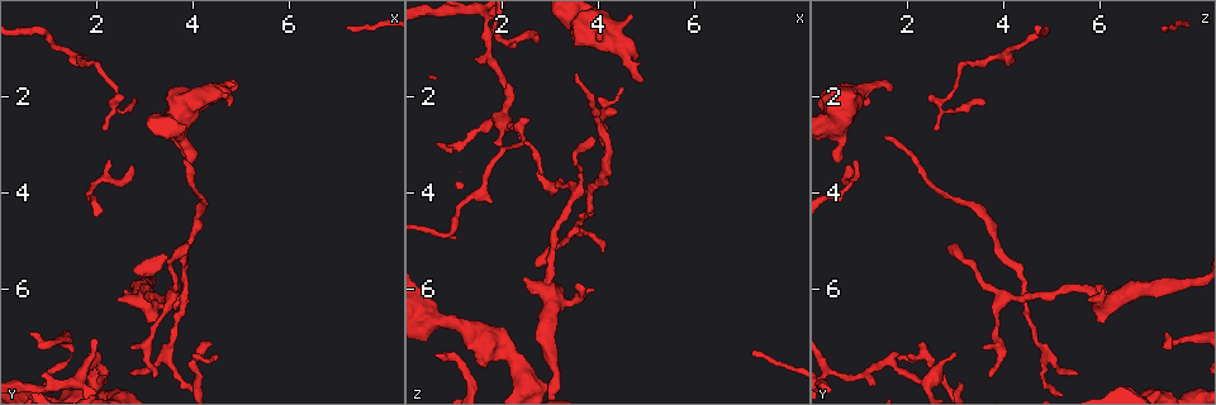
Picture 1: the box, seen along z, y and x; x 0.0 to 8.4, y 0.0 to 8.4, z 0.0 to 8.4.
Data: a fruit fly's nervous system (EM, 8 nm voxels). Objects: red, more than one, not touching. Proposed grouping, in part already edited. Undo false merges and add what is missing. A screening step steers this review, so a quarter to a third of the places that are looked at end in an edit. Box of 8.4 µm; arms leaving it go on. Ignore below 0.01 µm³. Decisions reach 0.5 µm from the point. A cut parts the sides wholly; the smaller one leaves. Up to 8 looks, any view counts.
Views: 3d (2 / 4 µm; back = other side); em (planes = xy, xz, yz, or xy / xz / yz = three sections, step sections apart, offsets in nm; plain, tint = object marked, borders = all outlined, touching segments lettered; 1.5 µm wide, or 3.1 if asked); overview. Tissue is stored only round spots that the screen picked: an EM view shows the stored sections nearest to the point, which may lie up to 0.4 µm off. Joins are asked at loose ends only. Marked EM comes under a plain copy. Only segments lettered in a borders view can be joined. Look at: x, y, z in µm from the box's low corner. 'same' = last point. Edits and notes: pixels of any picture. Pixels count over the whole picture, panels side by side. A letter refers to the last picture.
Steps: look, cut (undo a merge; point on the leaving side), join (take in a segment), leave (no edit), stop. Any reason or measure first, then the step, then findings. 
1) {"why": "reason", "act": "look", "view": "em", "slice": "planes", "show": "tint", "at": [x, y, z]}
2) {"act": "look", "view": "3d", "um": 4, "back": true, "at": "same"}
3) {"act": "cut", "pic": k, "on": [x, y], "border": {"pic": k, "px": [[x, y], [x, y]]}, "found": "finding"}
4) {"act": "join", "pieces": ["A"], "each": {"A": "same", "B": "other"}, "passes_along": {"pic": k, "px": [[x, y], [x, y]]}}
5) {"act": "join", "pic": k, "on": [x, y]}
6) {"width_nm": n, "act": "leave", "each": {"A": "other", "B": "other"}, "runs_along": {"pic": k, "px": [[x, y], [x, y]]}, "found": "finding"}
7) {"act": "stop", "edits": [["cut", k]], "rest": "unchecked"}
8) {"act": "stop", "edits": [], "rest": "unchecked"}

{"why": "free end", "act": "look", "view": "3d", "um": 2, "at": [4.90, 1.85, 1.75]}

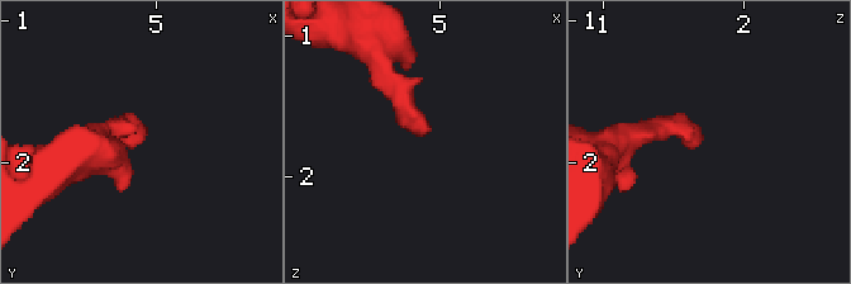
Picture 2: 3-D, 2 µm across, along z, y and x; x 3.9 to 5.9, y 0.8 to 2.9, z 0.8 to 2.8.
{"why": "shape alone is not enough", "act": "look", "view": "em", "slice": "planes", "show": "borders", "at": [4.86, 1.86, 1.70]}

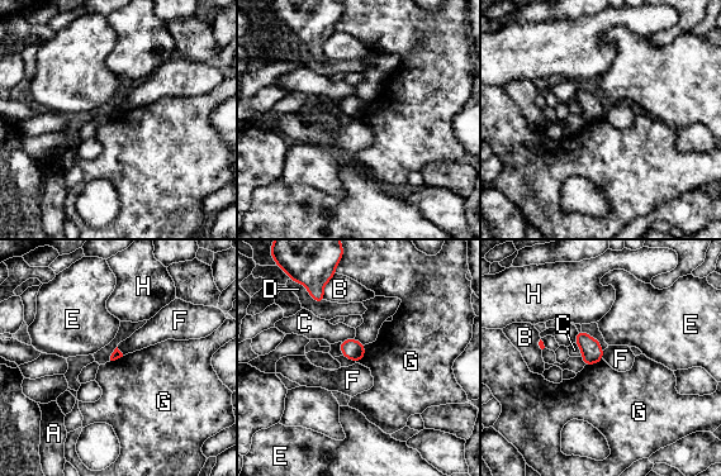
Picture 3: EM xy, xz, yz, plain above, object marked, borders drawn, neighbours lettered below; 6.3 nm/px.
{"longest_contact_nm": ["B", 170], "act": "leave", "each": {"A": "other", "B": "other", "C": "other", "D": "other", "E": "other", "F": "other", "G": "other", "H": "other"}, "border": {"pic": 3, "px": [[365, 344], [365, 355], [356, 362]]}, "found": "no lettered segment goes on from it"}

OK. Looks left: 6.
{"why": "an open end", "act": "look", "view": "em", "slice": "xy", "step": 4, "show": "tint", "at": [3.95, 3.40, 0.55]}

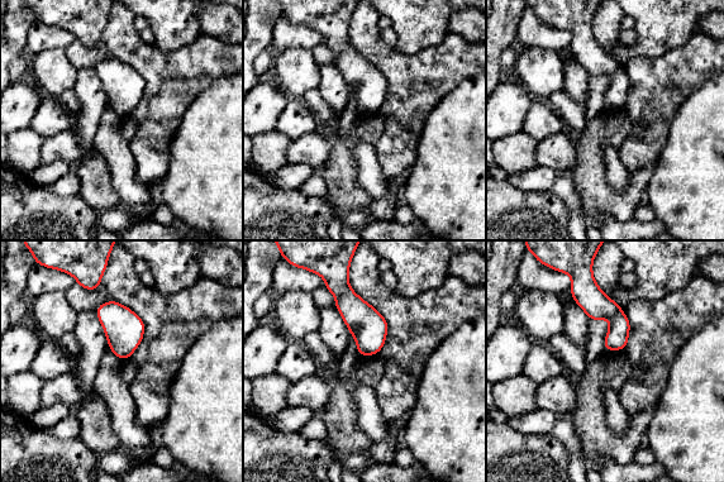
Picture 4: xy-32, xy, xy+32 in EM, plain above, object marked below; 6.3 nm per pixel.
{"why": "what lies round it", "act": "look", "view": "em", "slice": "xy", "step": 4, "show": "borders", "at": "same"}

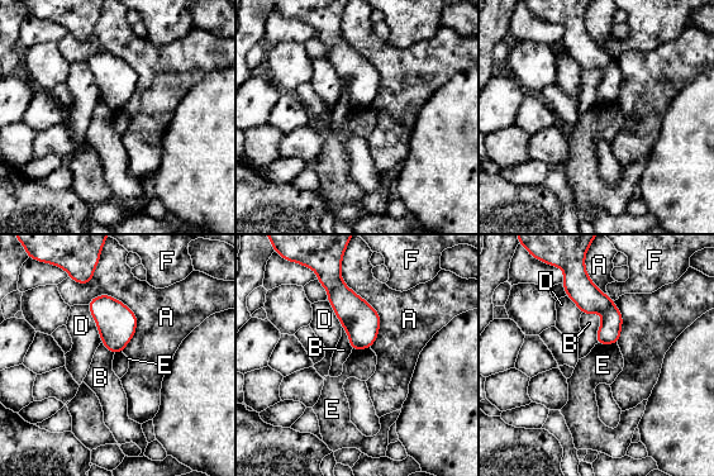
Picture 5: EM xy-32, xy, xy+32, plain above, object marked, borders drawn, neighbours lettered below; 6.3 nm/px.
{"act": "leave", "each": {"A": "other", "B": "other", "D": "other", "E": "other", "F": "other"}, "border": {"pic": 5, "px": [[581, 313], [601, 317], [596, 343]]}, "found": "no lettered segment goes on from it"}

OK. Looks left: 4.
{"why": "free end", "act": "look", "view": "3d", "um": 2, "at": [2.35, 3.30, 0.90]}

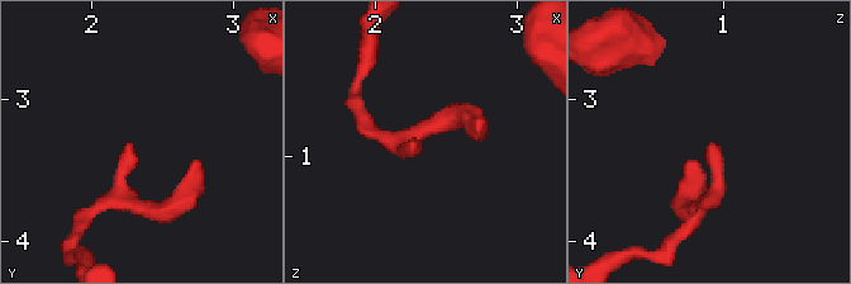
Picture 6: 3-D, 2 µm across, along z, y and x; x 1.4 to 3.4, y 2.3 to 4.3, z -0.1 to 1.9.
{"act": "look", "view": "em", "slice": "planes", "show": "tint", "at": [2.28, 3.34, 0.88]}

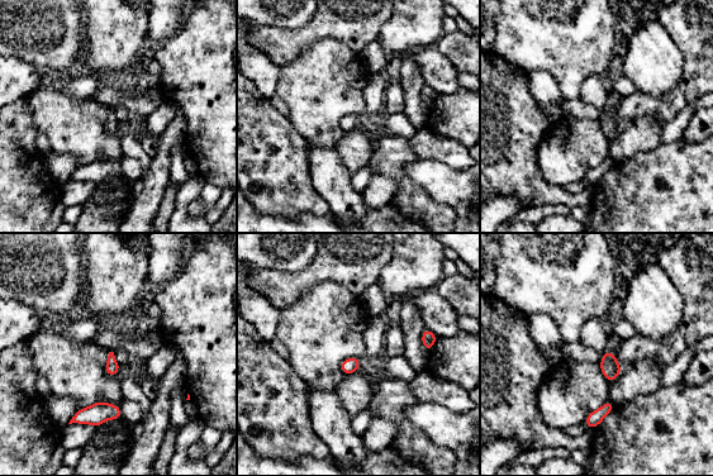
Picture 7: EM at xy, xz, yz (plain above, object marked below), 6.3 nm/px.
{"why": "what lies round it", "act": "look", "view": "em", "slice": "planes", "show": "borders", "at": "same"}

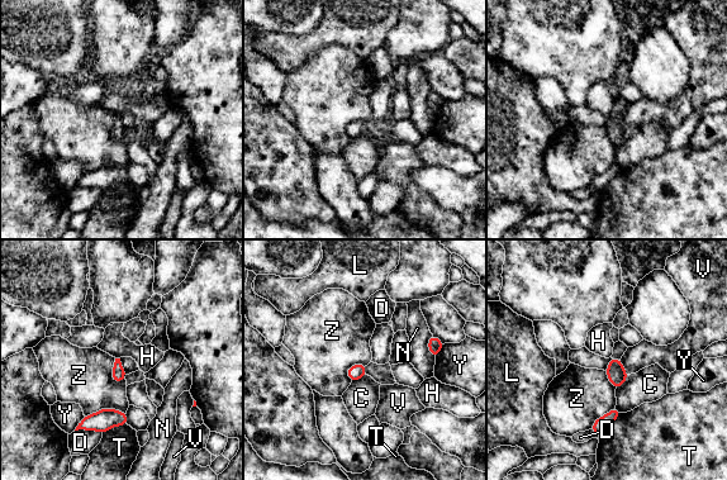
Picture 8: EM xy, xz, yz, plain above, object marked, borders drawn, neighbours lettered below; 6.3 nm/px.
{"act": "leave", "each": {"C": "other", "D": "other", "H": "other", "L": "other", "N": "other", "T": "other", "V": "other", "Y": "other", "Z": "other"}, "border": {"pic": 8, "px": [[115, 357], [119, 359]]}, "found": "no lettered segment goes on from it"}

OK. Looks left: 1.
{"act": "stop", "edits": [], "rest": "unchecked"}

